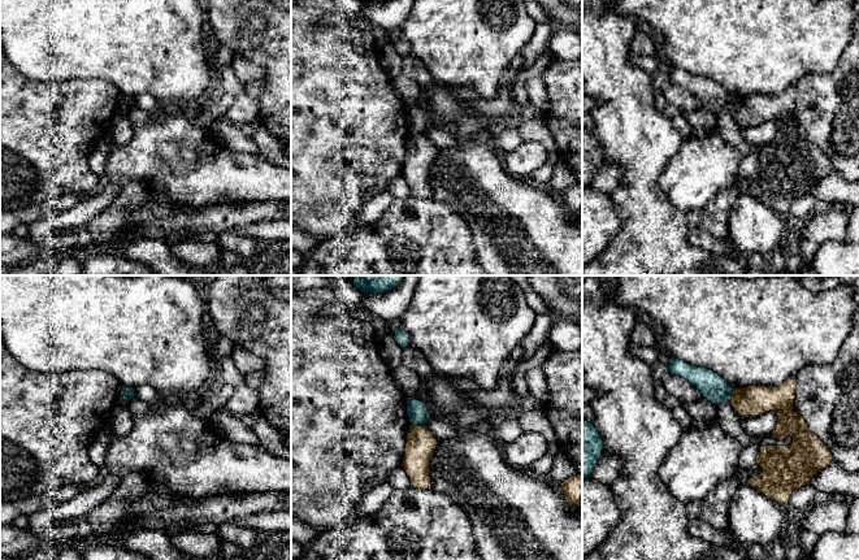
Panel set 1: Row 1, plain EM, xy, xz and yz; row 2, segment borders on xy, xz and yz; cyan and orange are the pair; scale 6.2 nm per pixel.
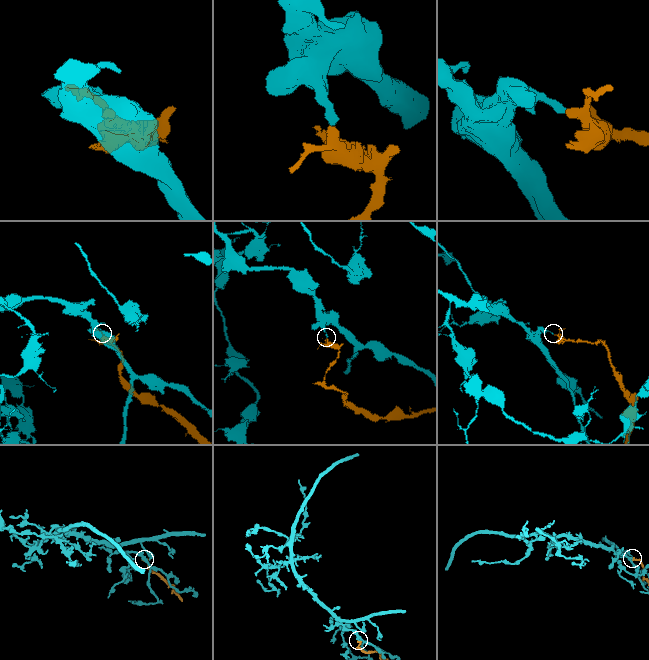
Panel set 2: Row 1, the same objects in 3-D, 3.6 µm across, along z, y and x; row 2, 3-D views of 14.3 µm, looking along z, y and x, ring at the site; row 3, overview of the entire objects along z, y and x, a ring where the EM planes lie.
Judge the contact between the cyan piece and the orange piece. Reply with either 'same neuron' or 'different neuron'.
different neuron

